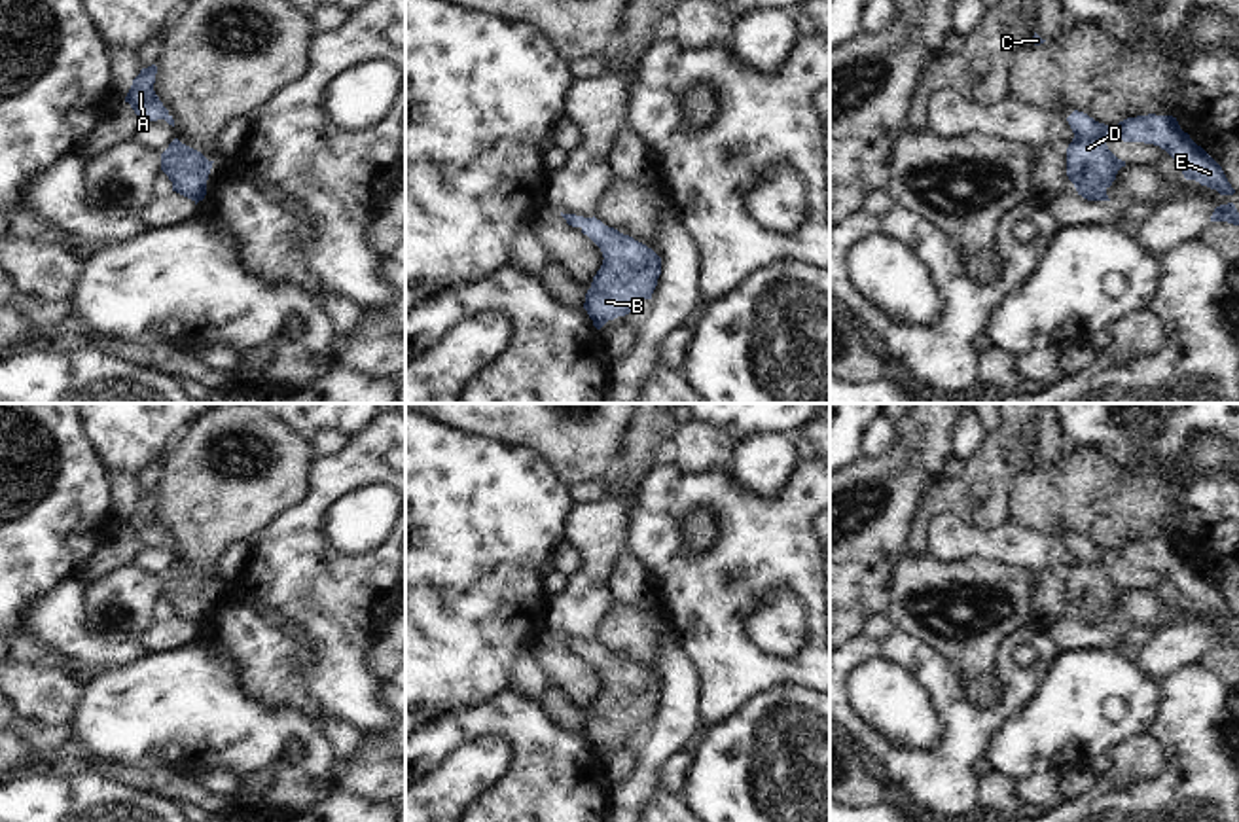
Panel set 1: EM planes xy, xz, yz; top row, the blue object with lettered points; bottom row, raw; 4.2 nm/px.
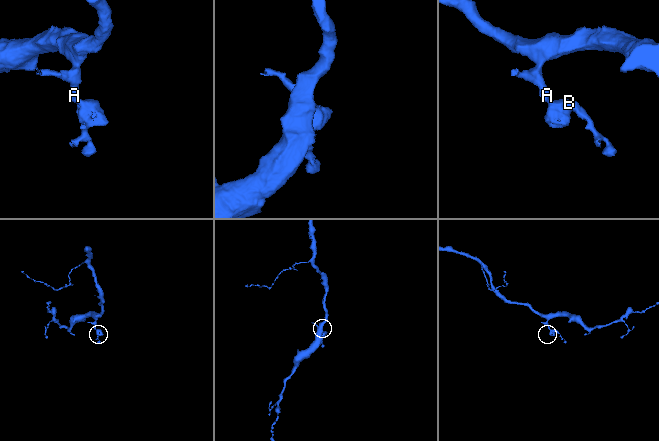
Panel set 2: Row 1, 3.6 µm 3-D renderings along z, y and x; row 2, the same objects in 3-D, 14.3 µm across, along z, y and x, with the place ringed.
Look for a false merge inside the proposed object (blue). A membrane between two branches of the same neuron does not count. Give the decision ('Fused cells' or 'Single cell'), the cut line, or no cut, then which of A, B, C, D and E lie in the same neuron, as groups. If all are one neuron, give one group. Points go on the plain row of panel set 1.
Single cell. No split. Groups: A B C D E

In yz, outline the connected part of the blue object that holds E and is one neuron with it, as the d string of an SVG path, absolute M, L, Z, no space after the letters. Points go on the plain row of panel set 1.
M1074 534L1067 545L1074 557L1067 572L1067 600L1087 625L1110 625L1106 614L1125 591L1104 566L1112 559L1123 566L1159 570L1178 587L1186 604L1195 604L1220 619L1235 617L1222 591L1180 553L1173 540L1148 538L1104 549Z

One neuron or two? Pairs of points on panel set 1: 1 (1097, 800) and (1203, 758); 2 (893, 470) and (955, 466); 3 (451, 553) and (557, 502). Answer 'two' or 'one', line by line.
1: one
2: two
3: one

